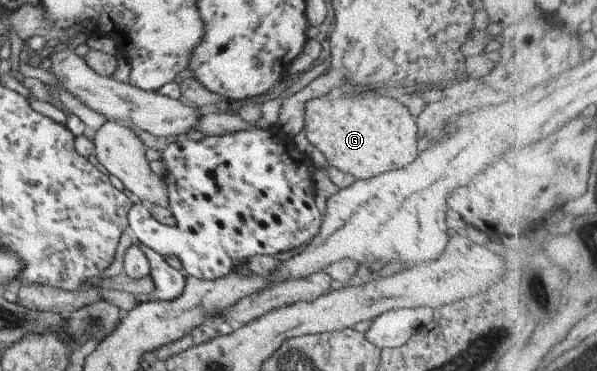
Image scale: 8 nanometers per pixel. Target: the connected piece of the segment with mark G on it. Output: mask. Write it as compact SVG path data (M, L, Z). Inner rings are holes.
M335 92L315 98L315 100L309 100L305 104L307 140L325 156L329 165L356 179L365 180L409 166L419 156L419 138L415 120L401 99L379 96L379 94L371 94L371 96L365 94L365 96L351 98L349 94Z

